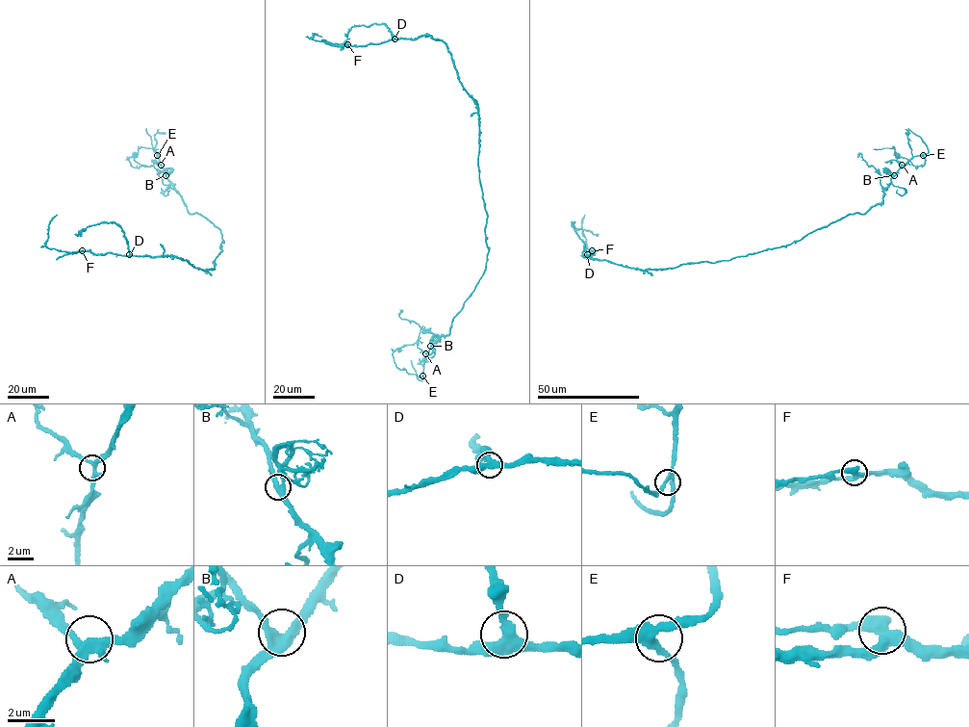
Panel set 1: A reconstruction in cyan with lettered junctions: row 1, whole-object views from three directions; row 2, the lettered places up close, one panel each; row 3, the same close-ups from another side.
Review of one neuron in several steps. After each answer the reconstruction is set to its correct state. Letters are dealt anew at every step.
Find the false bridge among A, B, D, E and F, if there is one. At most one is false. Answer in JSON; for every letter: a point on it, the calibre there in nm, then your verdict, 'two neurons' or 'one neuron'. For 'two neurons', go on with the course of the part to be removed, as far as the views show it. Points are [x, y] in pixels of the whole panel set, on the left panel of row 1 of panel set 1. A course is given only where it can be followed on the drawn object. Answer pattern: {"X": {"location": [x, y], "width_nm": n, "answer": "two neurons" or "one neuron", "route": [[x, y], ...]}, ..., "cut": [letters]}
{"A": {"location": [161, 165], "width_nm": 320, "answer": "one neuron"}, "B": {"location": [165, 175], "width_nm": 380, "answer": "one neuron"}, "D": {"location": [129, 254], "width_nm": 420, "answer": "one neuron"}, "E": {"location": [157, 155], "width_nm": 280, "answer": "one neuron"}, "F": {"location": [82, 250], "width_nm": 400, "answer": "one neuron"}, "cut": []}

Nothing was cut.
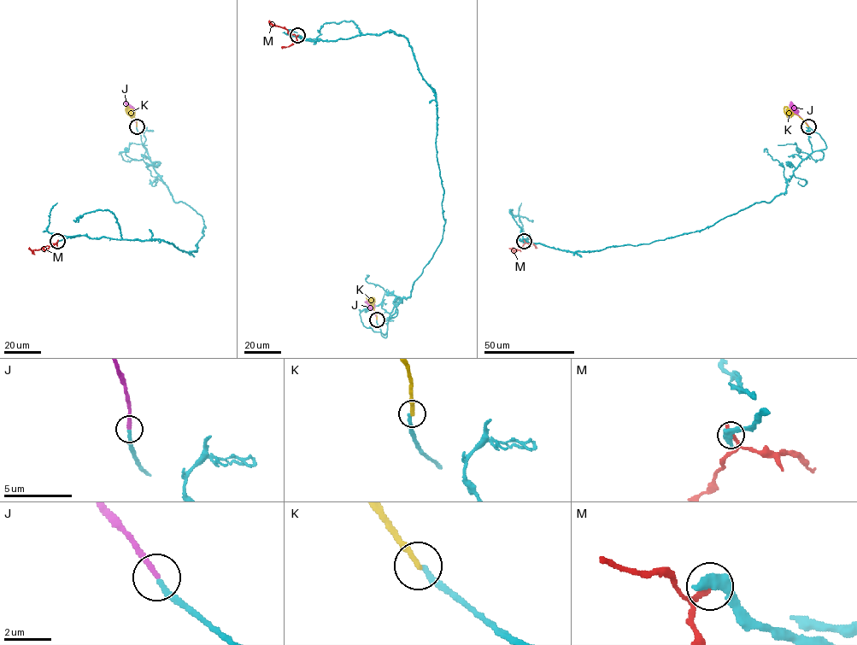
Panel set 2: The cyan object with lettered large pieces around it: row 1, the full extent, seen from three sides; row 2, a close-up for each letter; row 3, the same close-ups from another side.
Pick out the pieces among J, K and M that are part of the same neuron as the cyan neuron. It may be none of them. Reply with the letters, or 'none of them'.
J

